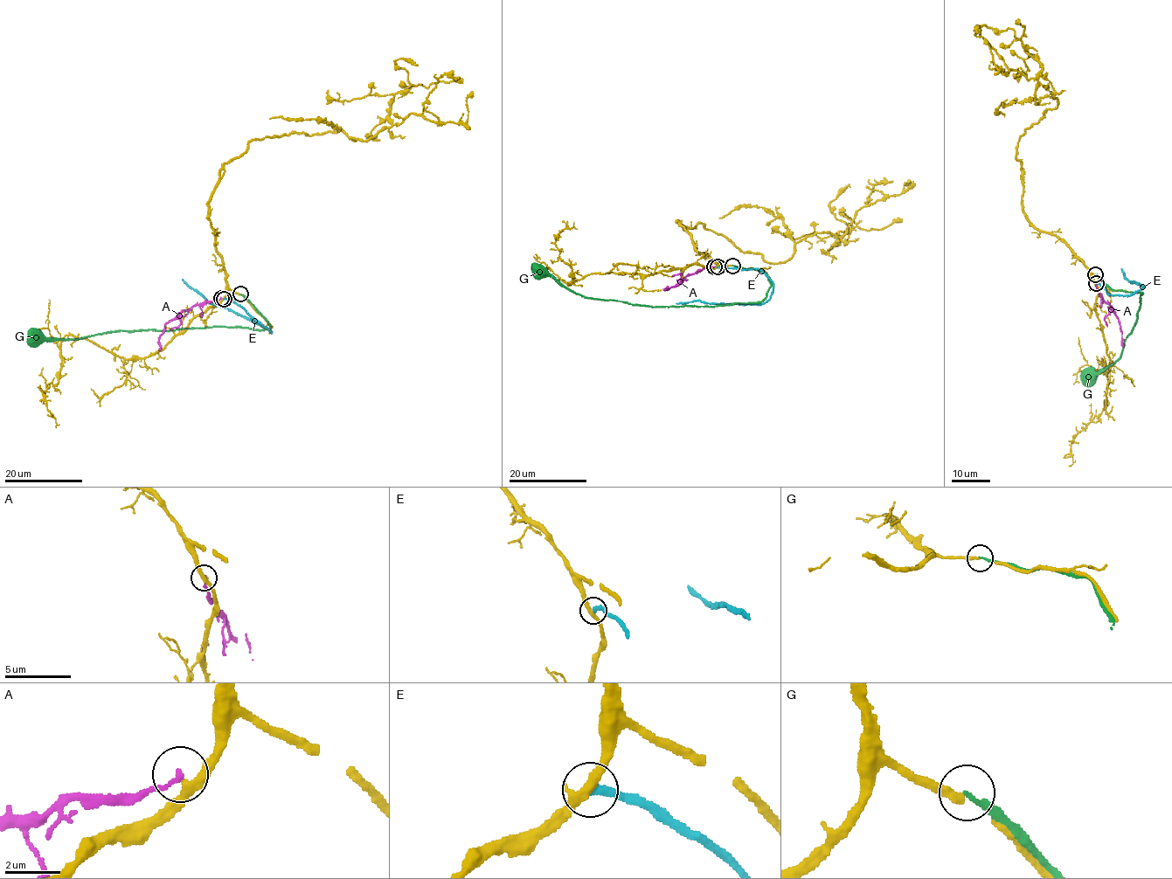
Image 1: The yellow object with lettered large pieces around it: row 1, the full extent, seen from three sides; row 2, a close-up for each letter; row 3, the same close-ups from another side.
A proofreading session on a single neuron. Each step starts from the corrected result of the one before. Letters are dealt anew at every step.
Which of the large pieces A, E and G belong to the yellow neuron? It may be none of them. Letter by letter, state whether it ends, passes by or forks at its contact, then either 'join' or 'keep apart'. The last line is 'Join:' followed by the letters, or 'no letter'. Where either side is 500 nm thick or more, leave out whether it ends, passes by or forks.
A: it ends | keep apart
E: it ends | keep apart
G: it ends | keep apart
Join: no letter

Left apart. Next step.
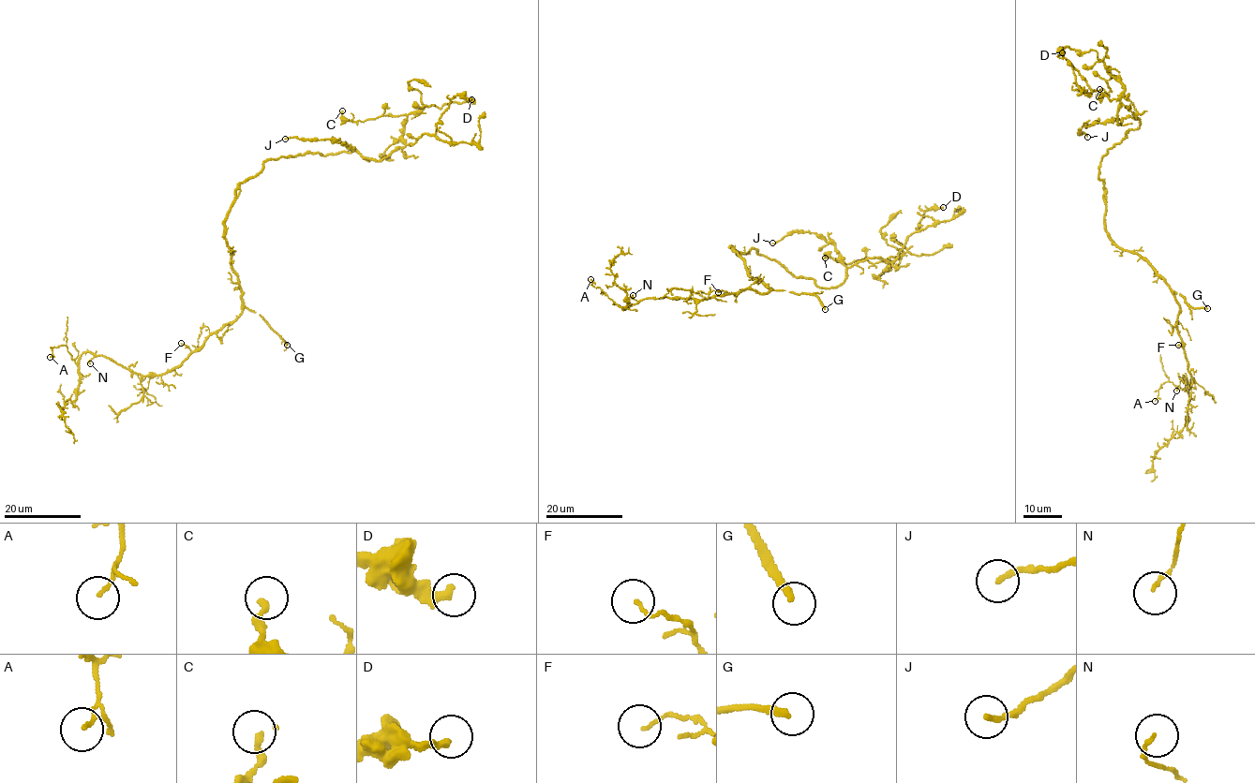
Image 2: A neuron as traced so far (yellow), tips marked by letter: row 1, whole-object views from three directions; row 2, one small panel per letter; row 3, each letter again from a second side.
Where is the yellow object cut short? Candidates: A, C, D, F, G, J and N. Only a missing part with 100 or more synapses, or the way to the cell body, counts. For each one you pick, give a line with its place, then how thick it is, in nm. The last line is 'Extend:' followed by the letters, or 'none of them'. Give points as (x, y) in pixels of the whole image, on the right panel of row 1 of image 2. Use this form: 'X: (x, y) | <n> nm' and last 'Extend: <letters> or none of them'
G: (1207, 308) | 240 nm
Extend: G

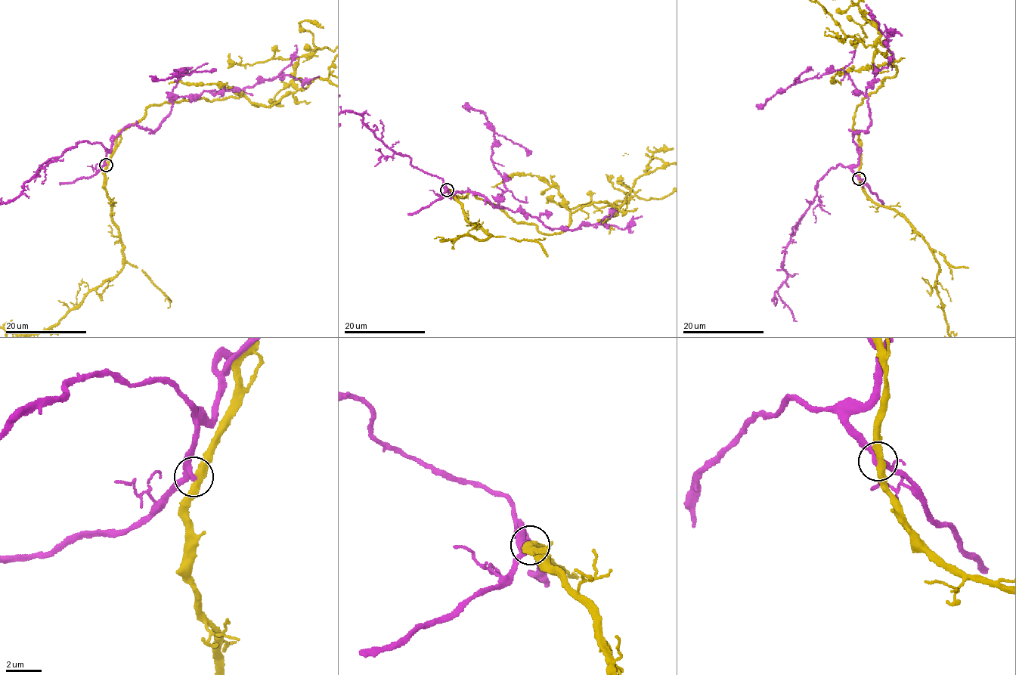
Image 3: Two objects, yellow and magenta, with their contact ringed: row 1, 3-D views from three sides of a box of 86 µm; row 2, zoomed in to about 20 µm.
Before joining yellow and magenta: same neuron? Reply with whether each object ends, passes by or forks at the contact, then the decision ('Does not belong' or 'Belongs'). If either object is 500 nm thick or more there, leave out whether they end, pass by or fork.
At the ring yellow passes by. At the ring magenta passes by. Does not belong

